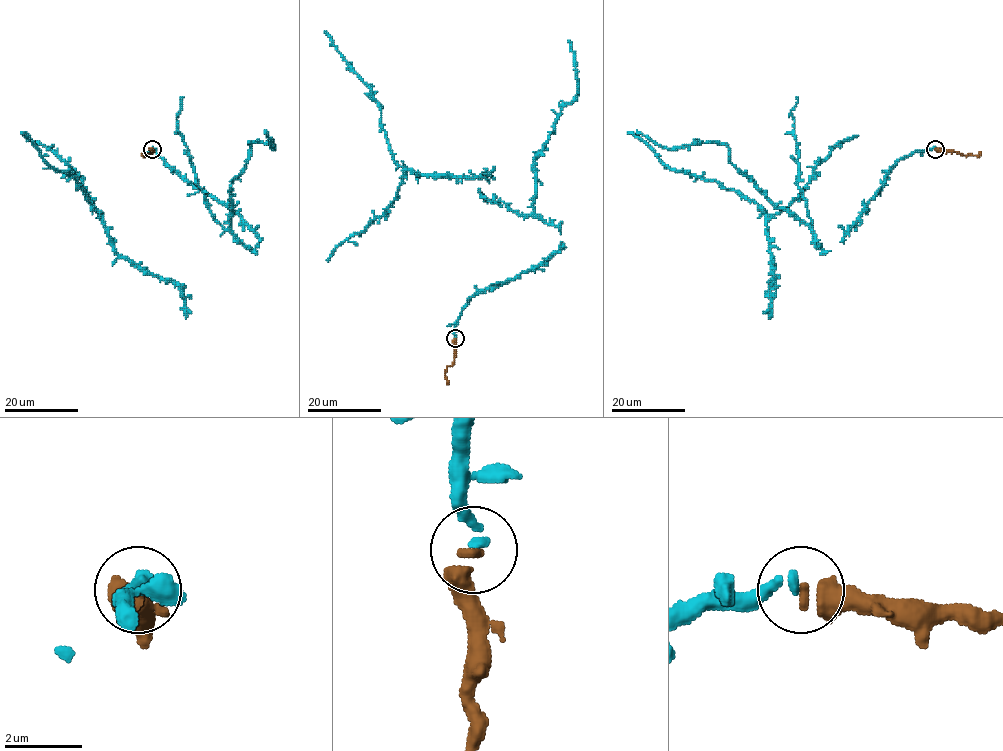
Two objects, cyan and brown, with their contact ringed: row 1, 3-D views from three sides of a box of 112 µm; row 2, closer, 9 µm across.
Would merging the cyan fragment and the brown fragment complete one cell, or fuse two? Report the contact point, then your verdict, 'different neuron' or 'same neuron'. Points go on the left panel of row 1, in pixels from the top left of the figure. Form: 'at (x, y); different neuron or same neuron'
at (152, 149); same neuron

